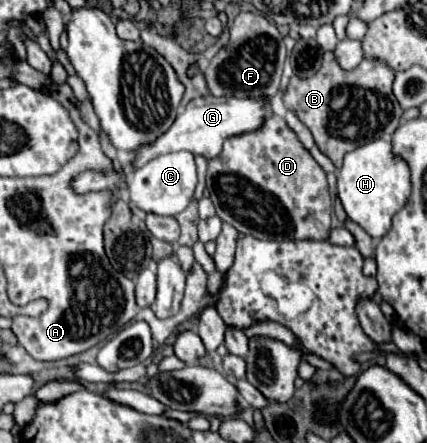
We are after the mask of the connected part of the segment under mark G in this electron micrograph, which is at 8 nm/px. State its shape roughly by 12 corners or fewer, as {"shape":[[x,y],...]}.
{"shape":[[267,97],[193,99],[137,169],[157,155],[189,151],[207,161],[225,139],[261,129]]}

